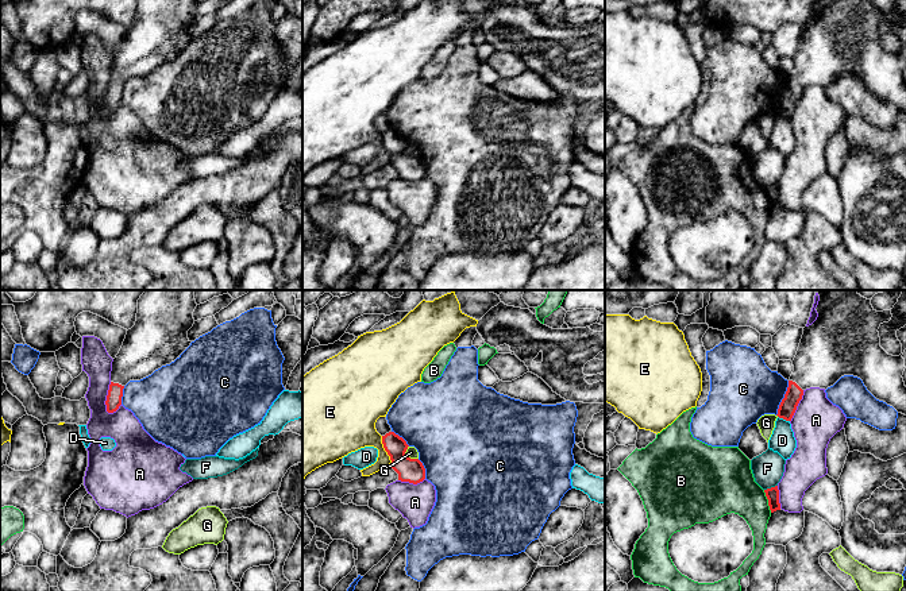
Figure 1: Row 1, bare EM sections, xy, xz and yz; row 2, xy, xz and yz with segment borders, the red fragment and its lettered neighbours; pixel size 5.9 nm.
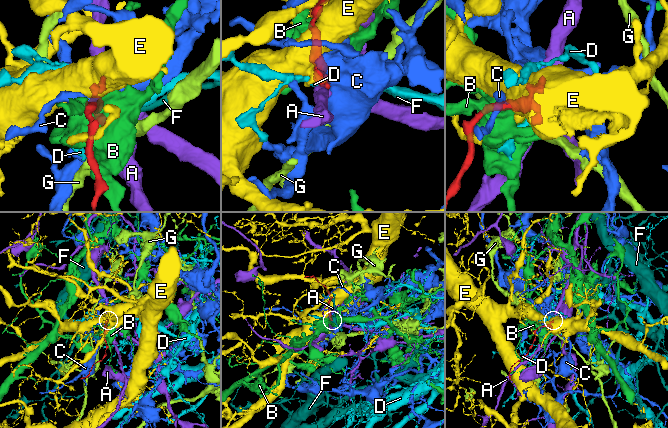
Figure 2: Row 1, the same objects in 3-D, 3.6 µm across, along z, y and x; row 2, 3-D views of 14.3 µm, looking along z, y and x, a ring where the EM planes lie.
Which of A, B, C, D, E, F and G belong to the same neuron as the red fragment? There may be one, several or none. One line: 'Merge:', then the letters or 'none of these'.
Merge: none of these

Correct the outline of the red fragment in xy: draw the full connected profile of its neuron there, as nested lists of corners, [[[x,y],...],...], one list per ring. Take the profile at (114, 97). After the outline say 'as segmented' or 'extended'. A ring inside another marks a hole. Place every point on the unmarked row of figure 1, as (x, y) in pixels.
[[[138,0],[135,23],[127,28],[123,43],[112,59],[107,109],[122,103],[123,86],[130,78],[140,78],[162,63],[170,62],[190,43],[188,28],[193,24],[196,0]]]; extended

